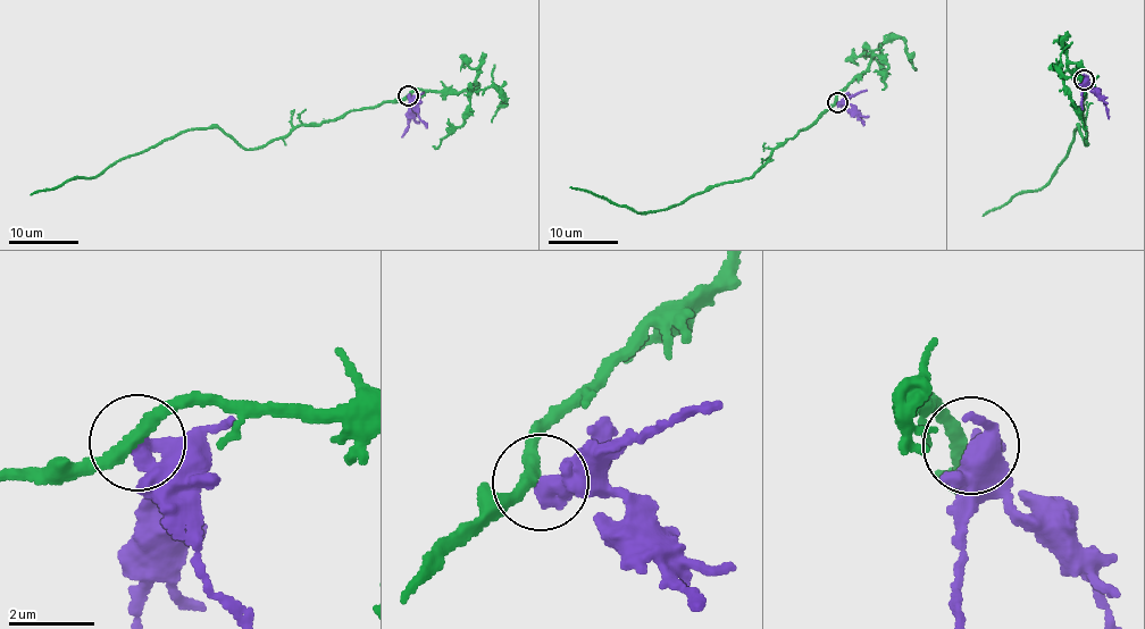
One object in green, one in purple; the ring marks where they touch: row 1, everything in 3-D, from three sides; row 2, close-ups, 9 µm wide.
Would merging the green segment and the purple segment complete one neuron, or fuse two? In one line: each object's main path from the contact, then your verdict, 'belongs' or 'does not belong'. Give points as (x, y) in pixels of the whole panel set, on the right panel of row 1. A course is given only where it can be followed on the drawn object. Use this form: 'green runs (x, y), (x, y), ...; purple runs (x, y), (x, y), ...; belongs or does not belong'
green runs (1083, 78), (1079, 114), (1087, 144), (1080, 127), (1074, 128), (1066, 157), (1045, 185), (983, 216); purple runs (1083, 78), (1102, 101), (1109, 119); does not belong

